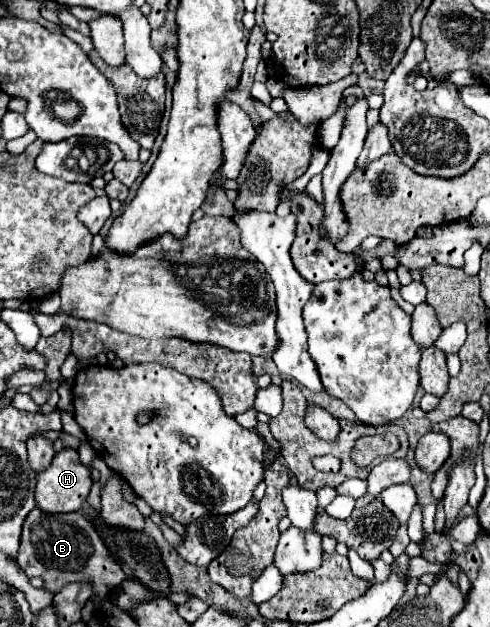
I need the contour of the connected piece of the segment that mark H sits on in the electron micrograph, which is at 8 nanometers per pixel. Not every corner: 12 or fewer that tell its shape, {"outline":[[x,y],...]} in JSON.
{"outline":[[75,449],[55,453],[37,475],[35,501],[47,513],[85,507],[91,471]]}

